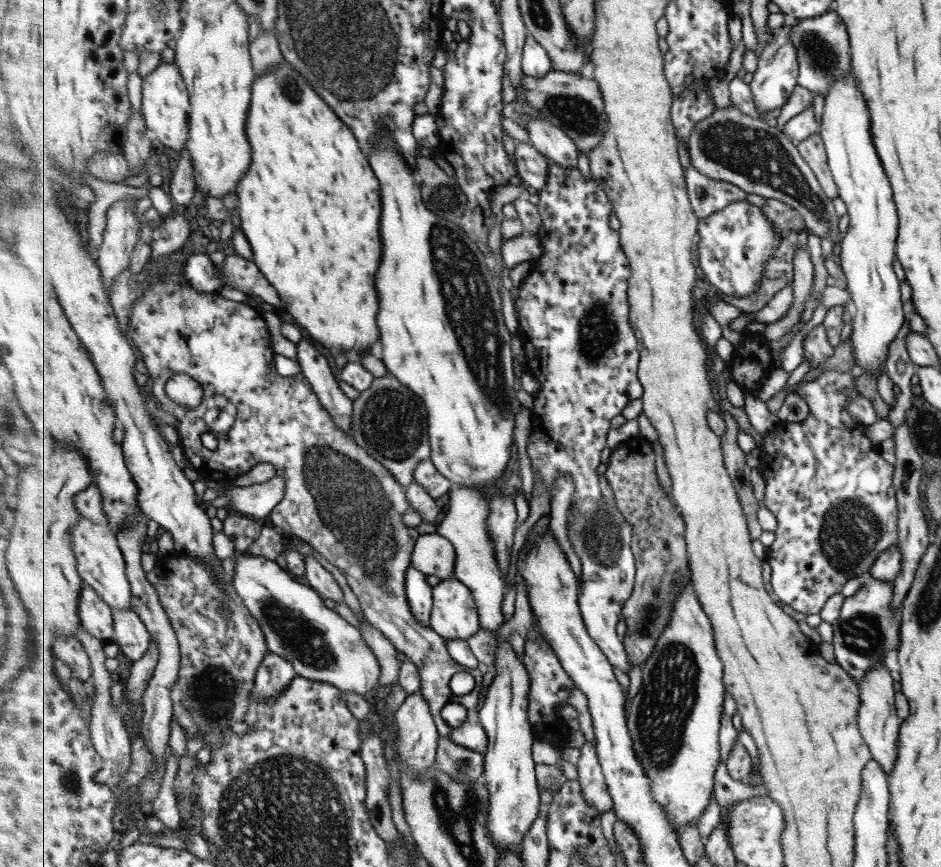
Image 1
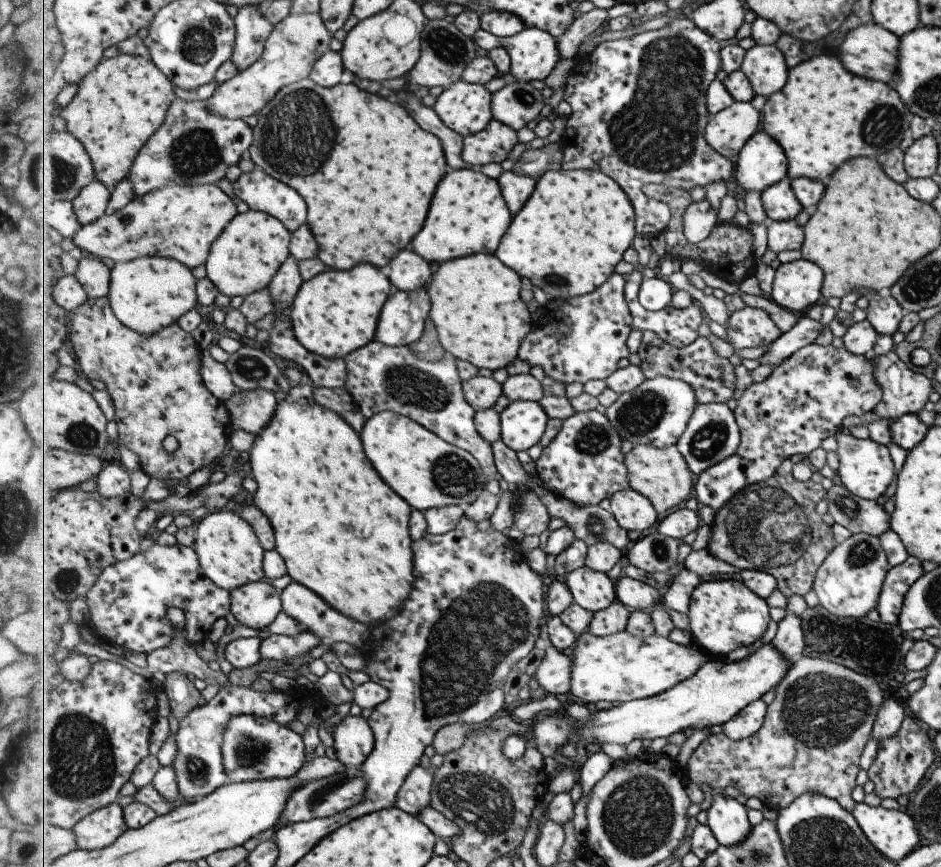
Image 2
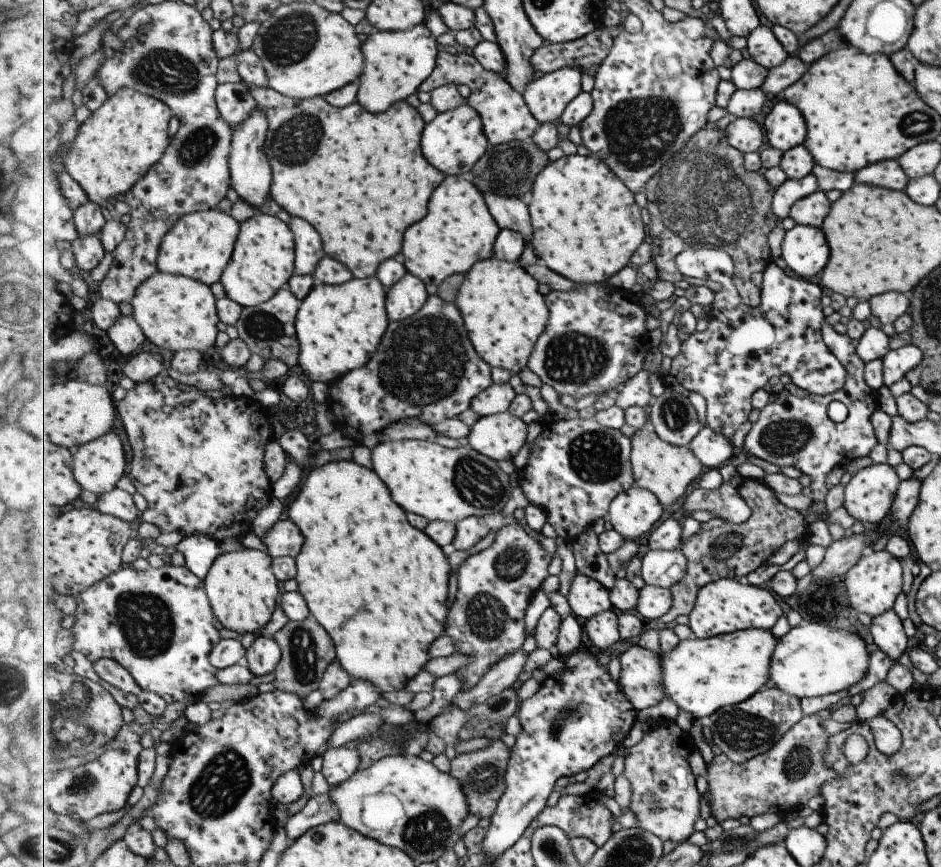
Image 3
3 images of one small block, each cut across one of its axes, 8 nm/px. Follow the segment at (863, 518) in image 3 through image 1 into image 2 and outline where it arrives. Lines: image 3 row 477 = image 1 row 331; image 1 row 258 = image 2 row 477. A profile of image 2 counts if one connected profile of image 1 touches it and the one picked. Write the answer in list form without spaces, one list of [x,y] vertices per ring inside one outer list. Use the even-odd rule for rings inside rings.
[[[842,427],[841,432],[835,436],[838,444],[836,455],[838,456],[838,469],[835,471],[835,481],[843,484],[850,493],[862,499],[875,501],[883,495],[889,482],[895,478],[895,470],[887,446],[883,446],[871,439],[856,439],[849,434],[849,431]]]

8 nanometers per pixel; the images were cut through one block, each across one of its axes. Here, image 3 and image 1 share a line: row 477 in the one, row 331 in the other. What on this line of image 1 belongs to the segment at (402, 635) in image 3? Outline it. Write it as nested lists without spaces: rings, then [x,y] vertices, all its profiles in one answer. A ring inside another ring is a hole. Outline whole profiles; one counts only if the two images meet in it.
[[[287,60],[281,61],[275,69],[256,77],[253,83],[252,108],[248,118],[248,136],[253,146],[253,166],[249,174],[241,179],[237,197],[239,199],[239,217],[241,230],[252,248],[253,260],[271,285],[282,297],[281,314],[307,331],[309,338],[325,347],[337,348],[337,351],[355,350],[358,355],[368,352],[373,342],[380,339],[379,312],[380,298],[377,293],[377,274],[380,274],[381,262],[384,260],[384,237],[381,236],[381,215],[384,214],[384,202],[381,196],[381,184],[373,170],[371,160],[361,148],[355,133],[344,120],[333,111],[328,101],[313,89],[304,74],[297,71]]]

